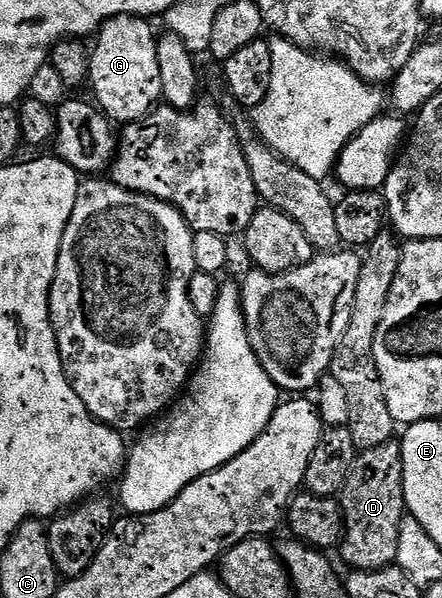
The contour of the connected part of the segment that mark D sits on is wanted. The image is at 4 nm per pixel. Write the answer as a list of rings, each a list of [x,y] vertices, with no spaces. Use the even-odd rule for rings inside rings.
[[[395,439],[380,447],[363,449],[352,463],[352,471],[340,494],[344,532],[340,554],[351,570],[389,569],[396,562],[400,523],[406,513],[404,499],[404,455],[402,442]]]

